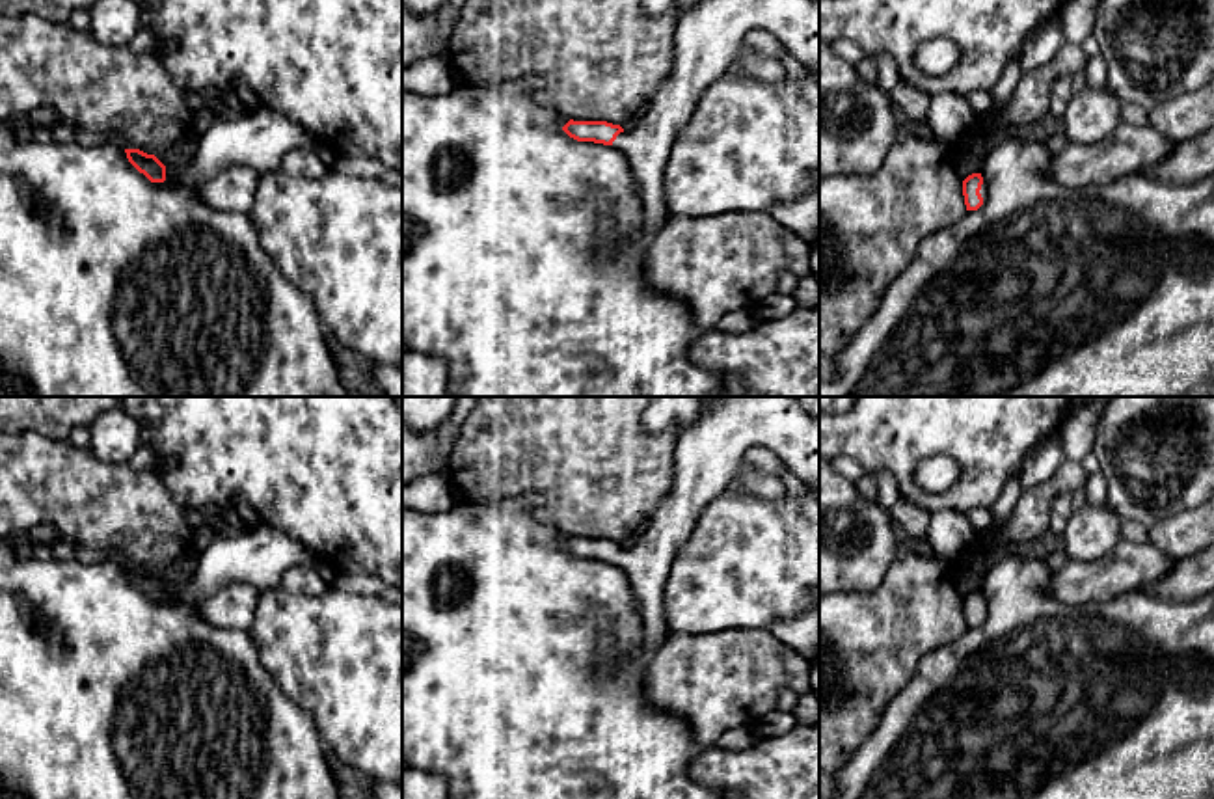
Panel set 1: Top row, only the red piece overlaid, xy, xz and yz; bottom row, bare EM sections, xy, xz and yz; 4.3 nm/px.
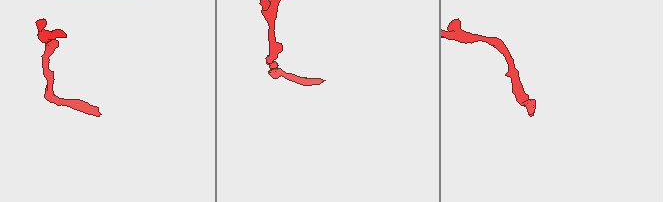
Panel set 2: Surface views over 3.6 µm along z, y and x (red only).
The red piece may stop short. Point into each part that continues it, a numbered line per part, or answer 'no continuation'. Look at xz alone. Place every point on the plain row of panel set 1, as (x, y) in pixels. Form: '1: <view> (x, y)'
1: xz (708, 453)

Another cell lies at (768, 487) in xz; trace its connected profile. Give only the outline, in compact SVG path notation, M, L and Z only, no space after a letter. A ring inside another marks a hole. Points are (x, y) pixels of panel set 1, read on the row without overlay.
M745 462L737 466L734 486L739 486L747 494L762 499L780 499L786 494L786 486L780 477L760 473Z

